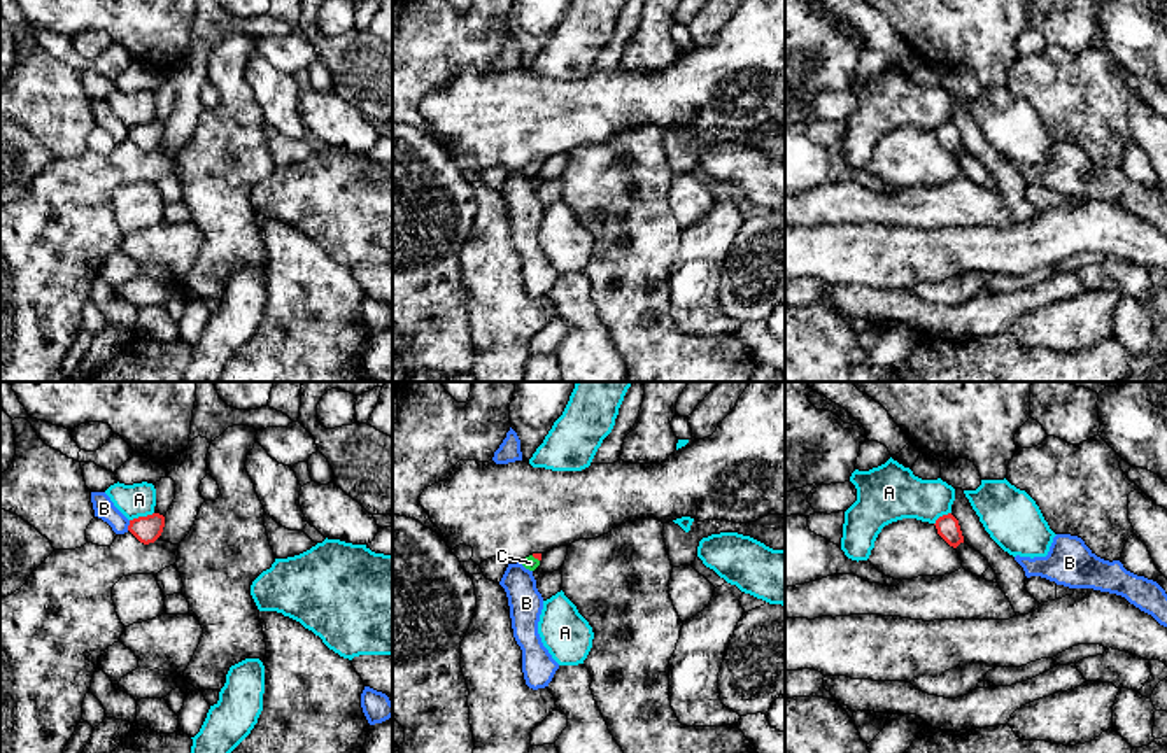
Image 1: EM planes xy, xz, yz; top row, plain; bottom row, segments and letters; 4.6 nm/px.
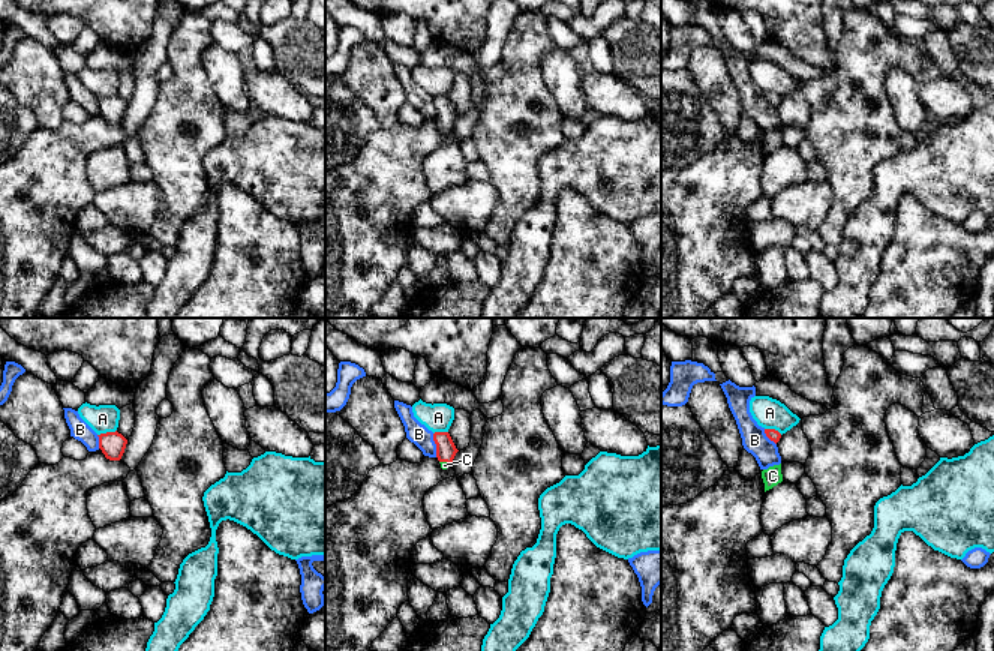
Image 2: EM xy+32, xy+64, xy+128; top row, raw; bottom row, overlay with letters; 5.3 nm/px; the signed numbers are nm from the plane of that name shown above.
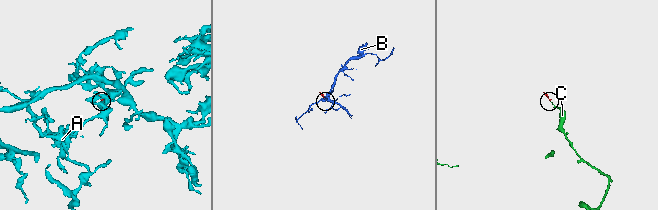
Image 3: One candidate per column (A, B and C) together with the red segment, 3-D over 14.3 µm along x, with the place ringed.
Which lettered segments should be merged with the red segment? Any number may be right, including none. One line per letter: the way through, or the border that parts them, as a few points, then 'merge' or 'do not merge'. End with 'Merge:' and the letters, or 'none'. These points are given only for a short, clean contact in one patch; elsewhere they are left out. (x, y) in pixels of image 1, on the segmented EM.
A: do not merge
B: border xy (130, 520), (127, 529); do not merge
C: way xz (537, 555), (535, 557), (530, 562); merge
Merge: C

